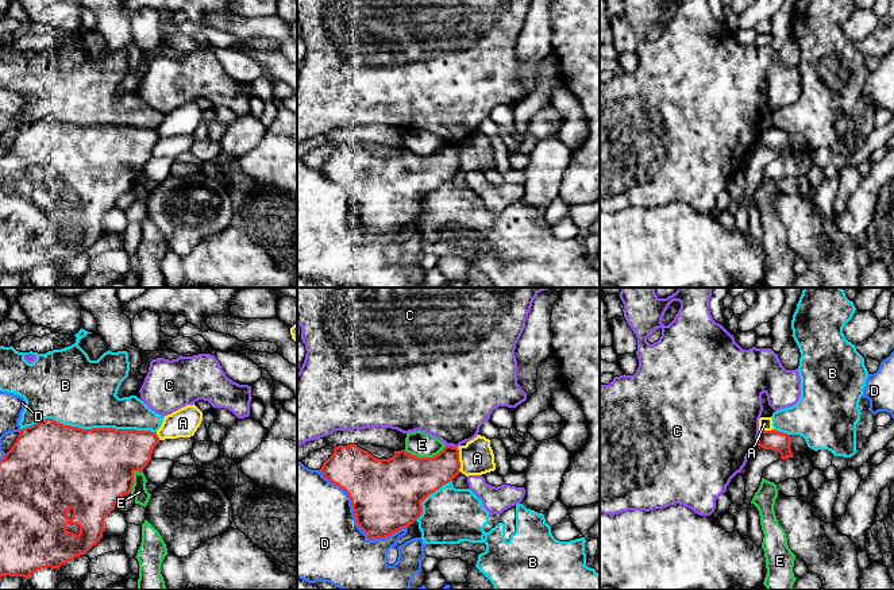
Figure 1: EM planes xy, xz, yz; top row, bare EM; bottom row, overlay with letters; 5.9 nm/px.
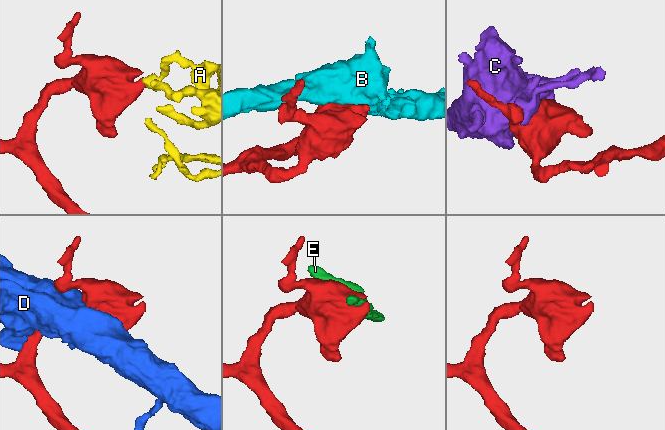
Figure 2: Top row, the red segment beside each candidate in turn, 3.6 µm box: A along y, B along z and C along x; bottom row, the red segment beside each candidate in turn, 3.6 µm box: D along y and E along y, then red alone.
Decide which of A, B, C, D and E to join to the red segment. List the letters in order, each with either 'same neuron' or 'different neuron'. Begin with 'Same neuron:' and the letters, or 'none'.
Same neuron: none
A: different neuron
B: different neuron
C: different neuron
D: different neuron
E: different neuron

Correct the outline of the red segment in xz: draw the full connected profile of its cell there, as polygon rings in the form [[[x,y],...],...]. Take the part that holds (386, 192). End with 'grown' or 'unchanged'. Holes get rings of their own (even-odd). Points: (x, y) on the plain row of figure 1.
[[[348,142],[335,144],[320,170],[348,192],[357,221],[373,238],[385,236],[413,221],[423,211],[421,200],[451,180],[459,166],[459,147],[452,143],[446,143],[432,155],[417,155],[401,147],[389,157],[377,157],[357,142]]] | unchanged

